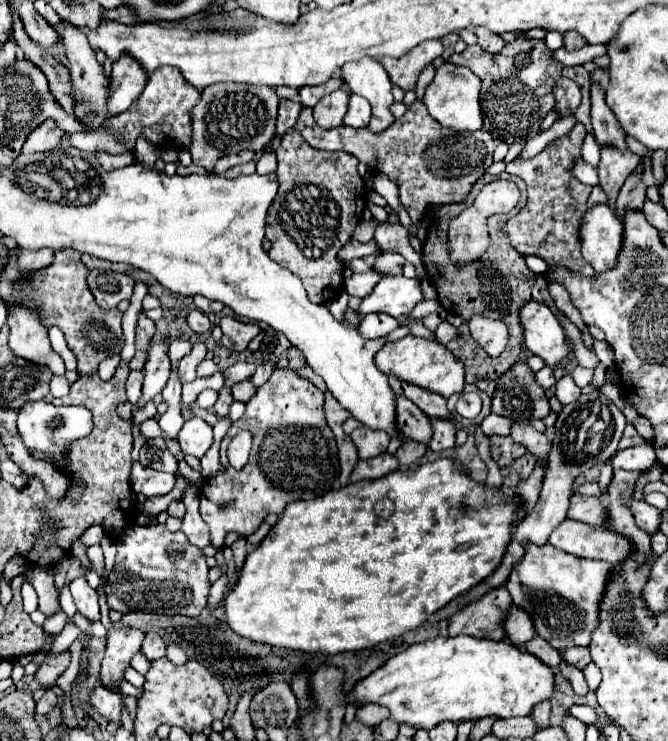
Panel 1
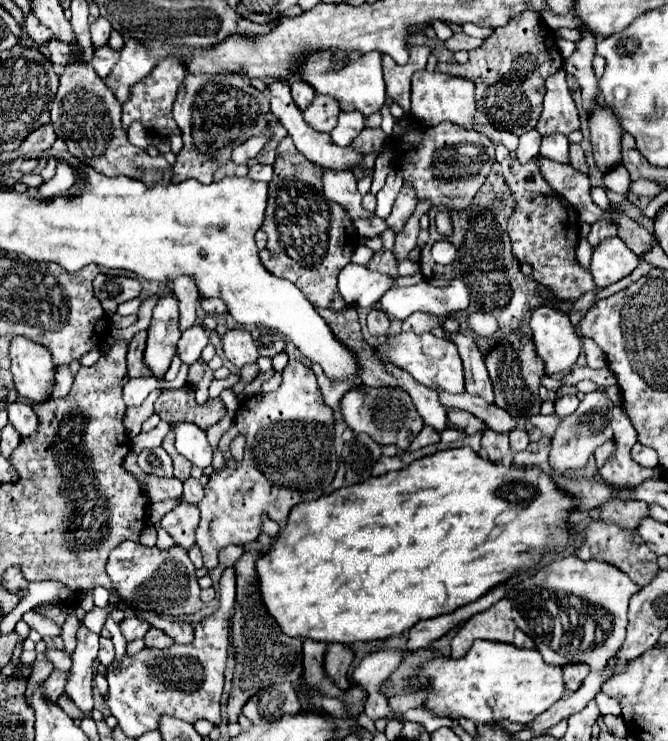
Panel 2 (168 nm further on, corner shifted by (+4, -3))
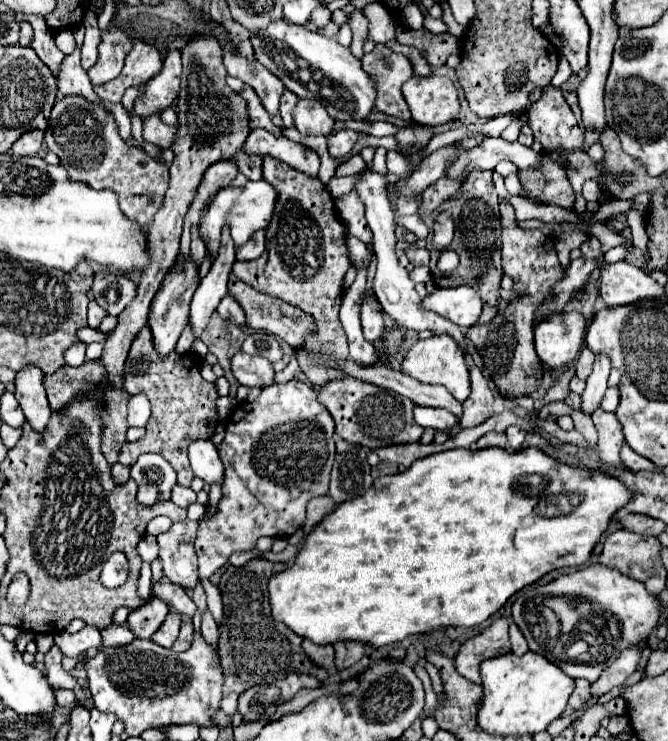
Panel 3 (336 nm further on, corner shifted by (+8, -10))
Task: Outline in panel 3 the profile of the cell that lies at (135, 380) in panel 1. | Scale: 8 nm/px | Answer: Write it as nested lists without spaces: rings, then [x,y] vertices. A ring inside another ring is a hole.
[[[144,393],[132,395],[128,401],[128,425],[130,427],[144,427],[150,419],[150,403]]]

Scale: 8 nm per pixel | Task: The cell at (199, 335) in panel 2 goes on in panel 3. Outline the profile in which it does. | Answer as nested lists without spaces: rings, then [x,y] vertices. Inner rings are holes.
[[[228,229],[222,233],[220,241],[220,253],[212,261],[210,273],[200,281],[192,303],[190,303],[190,327],[192,327],[192,351],[208,351],[206,343],[202,341],[202,331],[208,325],[210,315],[216,311],[220,299],[228,293],[228,275],[232,271],[232,265],[236,261],[236,249],[232,243],[232,237],[228,235]]]

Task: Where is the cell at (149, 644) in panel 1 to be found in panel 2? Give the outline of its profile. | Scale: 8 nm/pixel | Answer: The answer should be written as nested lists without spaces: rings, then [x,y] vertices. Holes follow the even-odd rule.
[[[150,628],[144,636],[144,642],[148,648],[160,648],[160,650],[170,648],[174,644],[174,640],[170,636],[166,636],[160,628]]]

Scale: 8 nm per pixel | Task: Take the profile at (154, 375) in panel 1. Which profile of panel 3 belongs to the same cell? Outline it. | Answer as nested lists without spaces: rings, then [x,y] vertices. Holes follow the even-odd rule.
[[[188,257],[184,267],[170,269],[160,291],[156,293],[156,299],[152,301],[150,315],[148,315],[148,327],[150,327],[152,337],[154,337],[154,349],[160,357],[168,357],[174,351],[184,327],[188,325],[188,305],[190,305],[190,299],[192,299],[196,287],[198,287],[198,271]]]

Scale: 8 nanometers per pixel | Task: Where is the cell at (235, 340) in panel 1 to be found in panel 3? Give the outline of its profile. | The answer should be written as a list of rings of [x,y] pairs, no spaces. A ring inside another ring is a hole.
[[[244,351],[234,353],[234,357],[230,359],[230,367],[236,381],[248,387],[266,387],[272,383],[274,377],[272,363],[266,357],[248,355]]]

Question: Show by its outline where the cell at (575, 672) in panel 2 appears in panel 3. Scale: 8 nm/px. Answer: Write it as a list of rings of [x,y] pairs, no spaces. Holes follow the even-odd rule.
[[[576,679],[574,683],[576,683],[576,687],[574,687],[572,695],[570,695],[570,707],[580,709],[590,701],[590,681]]]

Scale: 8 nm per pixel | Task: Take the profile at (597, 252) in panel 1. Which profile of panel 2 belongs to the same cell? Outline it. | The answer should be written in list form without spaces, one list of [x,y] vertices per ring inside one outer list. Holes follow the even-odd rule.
[[[618,238],[604,240],[592,254],[592,276],[596,286],[610,286],[630,276],[638,266],[638,256]]]

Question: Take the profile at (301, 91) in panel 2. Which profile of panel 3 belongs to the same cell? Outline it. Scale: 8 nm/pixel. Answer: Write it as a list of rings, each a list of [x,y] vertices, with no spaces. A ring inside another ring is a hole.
[[[286,91],[282,95],[282,101],[280,101],[280,117],[284,121],[284,127],[294,127],[294,123],[292,123],[292,111],[294,111],[296,103],[298,103],[298,97],[292,95],[290,91]]]

